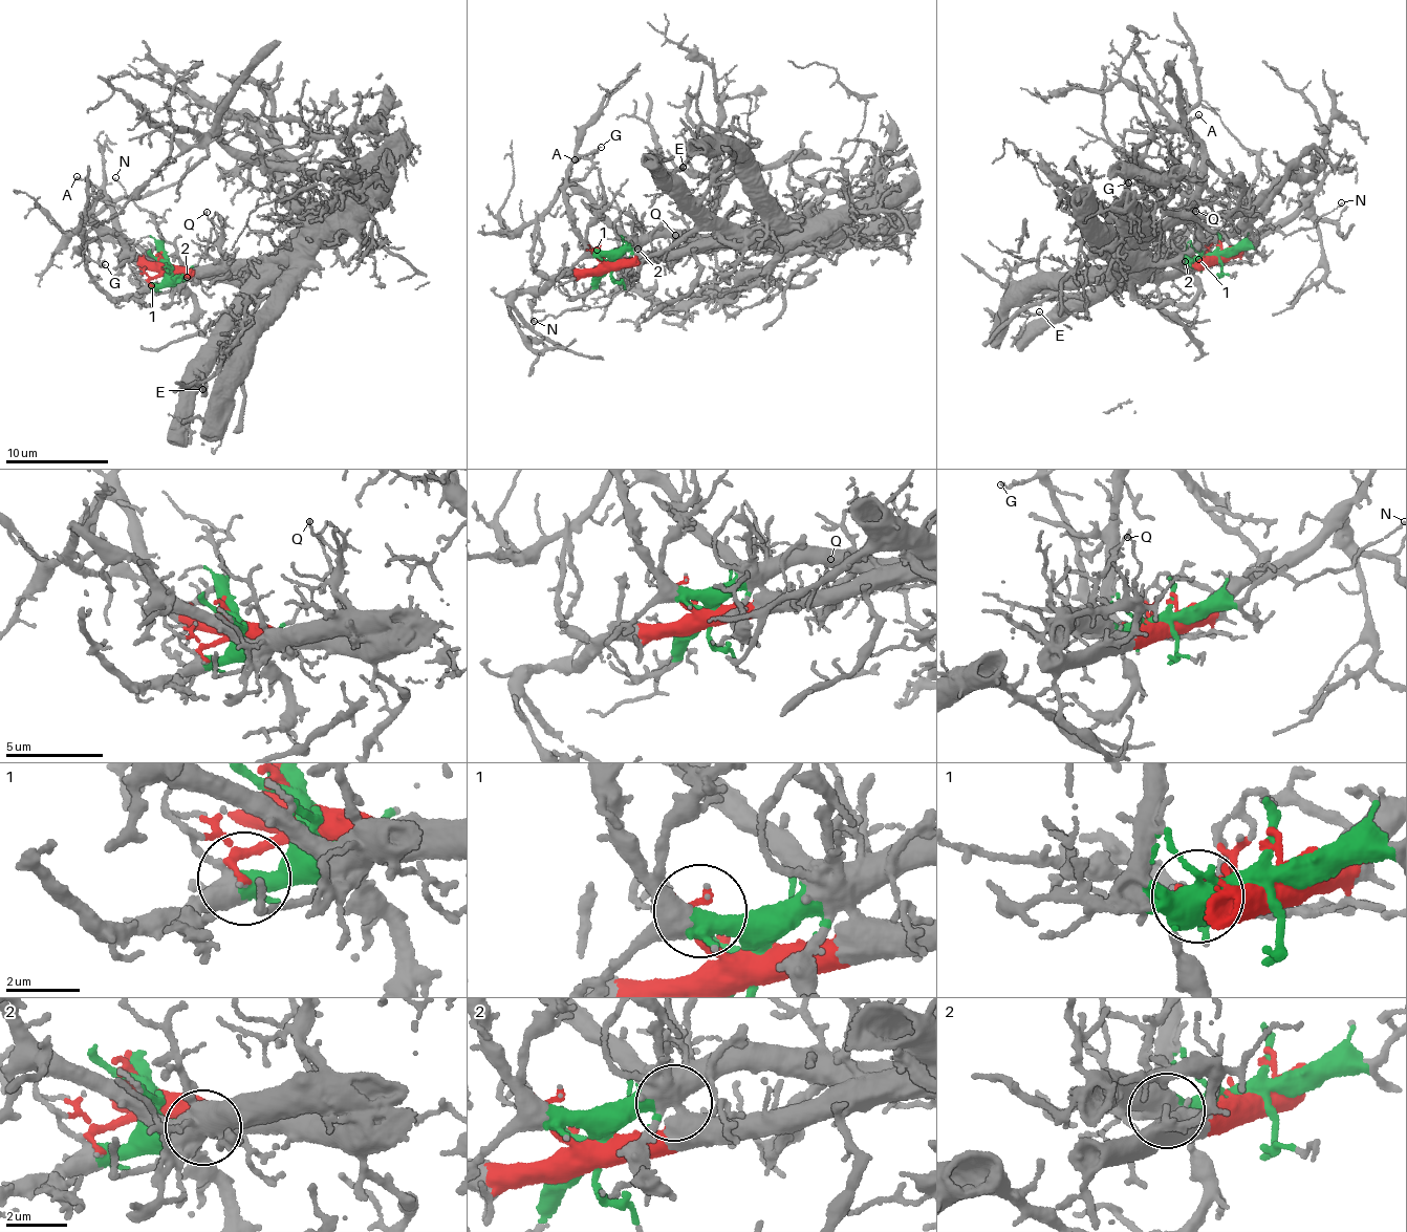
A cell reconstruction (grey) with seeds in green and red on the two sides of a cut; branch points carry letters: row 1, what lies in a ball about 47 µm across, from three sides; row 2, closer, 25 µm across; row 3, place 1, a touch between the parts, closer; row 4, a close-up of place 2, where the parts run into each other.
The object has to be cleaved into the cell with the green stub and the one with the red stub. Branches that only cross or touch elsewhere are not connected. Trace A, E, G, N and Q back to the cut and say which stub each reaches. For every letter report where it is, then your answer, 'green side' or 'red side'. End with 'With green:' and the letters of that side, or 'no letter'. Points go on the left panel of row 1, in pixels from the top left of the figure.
A: (77, 176) | green side
E: (202, 389) | red side
G: (105, 264) | green side
N: (115, 177) | green side
Q: (207, 212) | green side
With green: A, G, N, Q

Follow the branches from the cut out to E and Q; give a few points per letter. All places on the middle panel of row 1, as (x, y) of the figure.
E: (607, 264), (628, 266), (679, 258), (706, 247), (719, 236), (716, 218), (676, 175), (695, 150), (683, 166)
Q: (607, 264), (623, 250), (633, 252), (656, 238), (678, 235), (688, 240), (680, 253), (674, 251), (675, 234)

